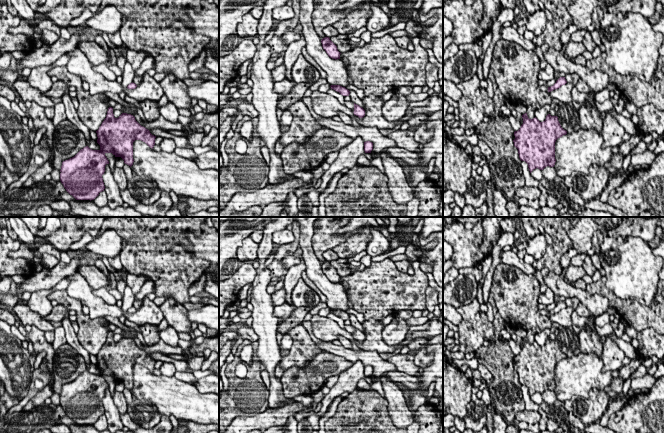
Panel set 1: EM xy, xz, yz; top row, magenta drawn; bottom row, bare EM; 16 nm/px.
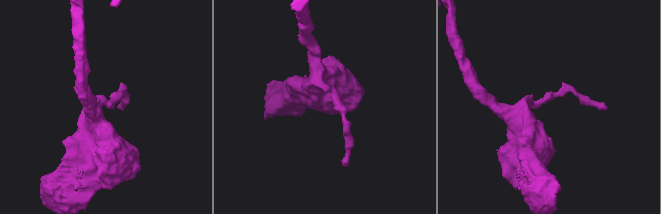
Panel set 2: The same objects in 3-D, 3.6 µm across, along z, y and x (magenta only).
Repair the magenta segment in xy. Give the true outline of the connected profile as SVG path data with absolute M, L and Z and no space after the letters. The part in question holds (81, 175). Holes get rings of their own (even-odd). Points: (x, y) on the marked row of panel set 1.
M112 107L108 108L106 118L96 133L99 150L86 146L74 157L62 162L60 181L76 200L91 201L104 191L102 175L109 164L106 153L121 157L131 167L135 140L145 142L152 149L155 145L156 136L141 126L133 115L122 113L115 118Z

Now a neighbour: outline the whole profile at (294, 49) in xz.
M302 32L298 33L301 37L299 40L288 44L284 55L284 65L286 67L285 78L293 81L291 76L292 67L297 60L298 56L302 54L302 49L306 46L305 38Z

